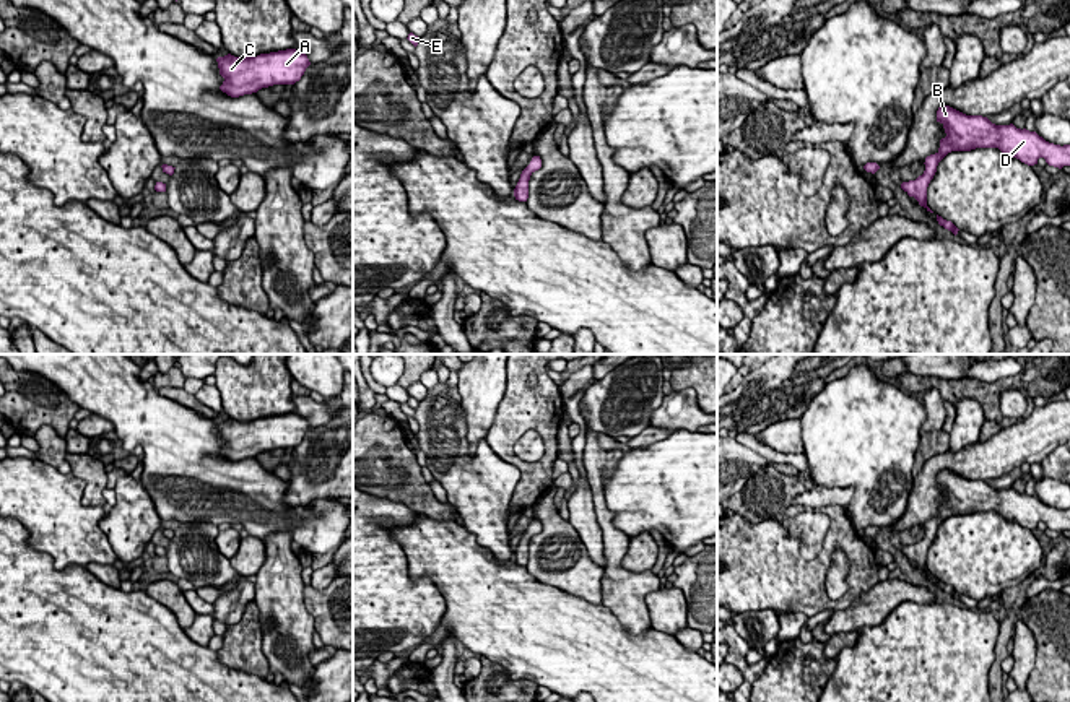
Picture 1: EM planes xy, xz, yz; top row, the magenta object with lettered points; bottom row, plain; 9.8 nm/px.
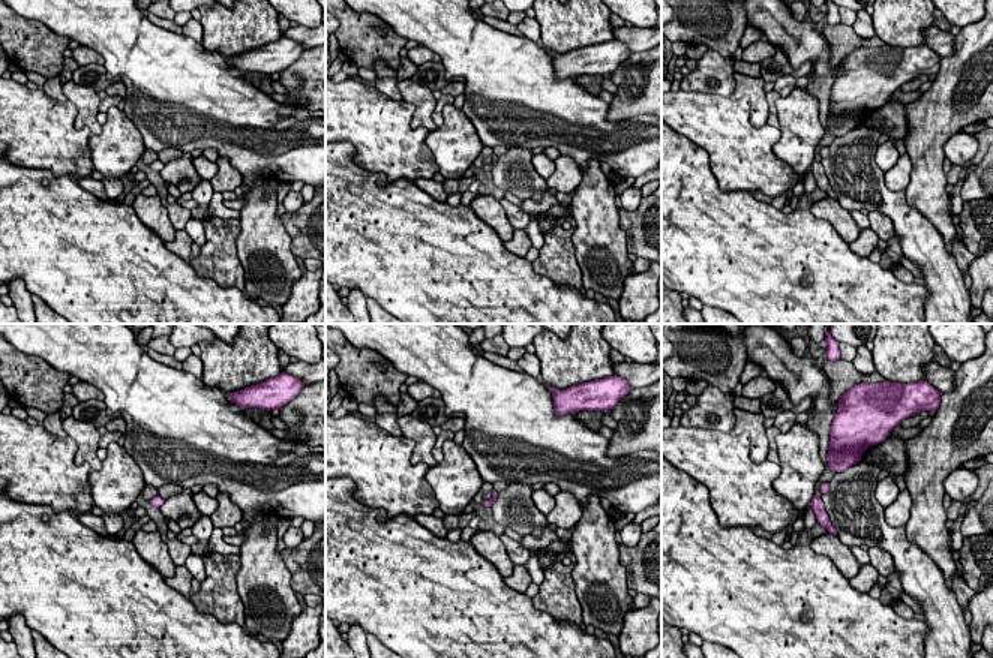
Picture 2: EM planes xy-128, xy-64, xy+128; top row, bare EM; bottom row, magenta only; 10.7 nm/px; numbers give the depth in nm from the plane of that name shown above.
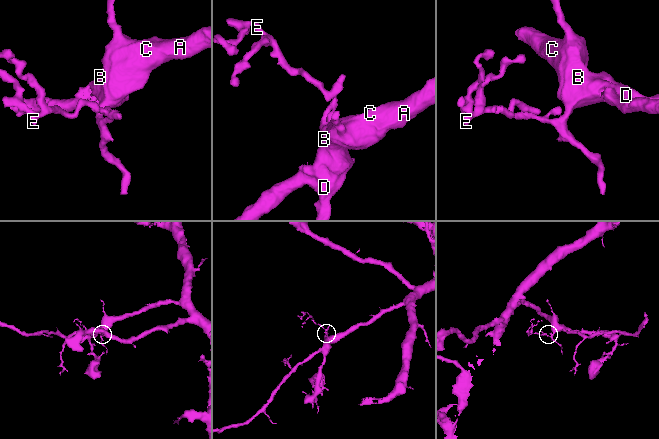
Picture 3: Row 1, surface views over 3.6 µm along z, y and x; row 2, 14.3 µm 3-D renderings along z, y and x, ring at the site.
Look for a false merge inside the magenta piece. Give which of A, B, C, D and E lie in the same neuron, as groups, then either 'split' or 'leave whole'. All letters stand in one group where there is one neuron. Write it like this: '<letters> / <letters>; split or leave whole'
A B C D E; leave whole

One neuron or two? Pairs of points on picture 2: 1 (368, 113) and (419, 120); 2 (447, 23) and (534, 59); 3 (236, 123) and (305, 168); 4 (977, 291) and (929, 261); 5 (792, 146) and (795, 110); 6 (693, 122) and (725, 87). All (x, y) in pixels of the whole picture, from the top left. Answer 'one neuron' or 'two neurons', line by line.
1: two neurons
2: one neuron
3: one neuron
4: two neurons
5: one neuron
6: two neurons

